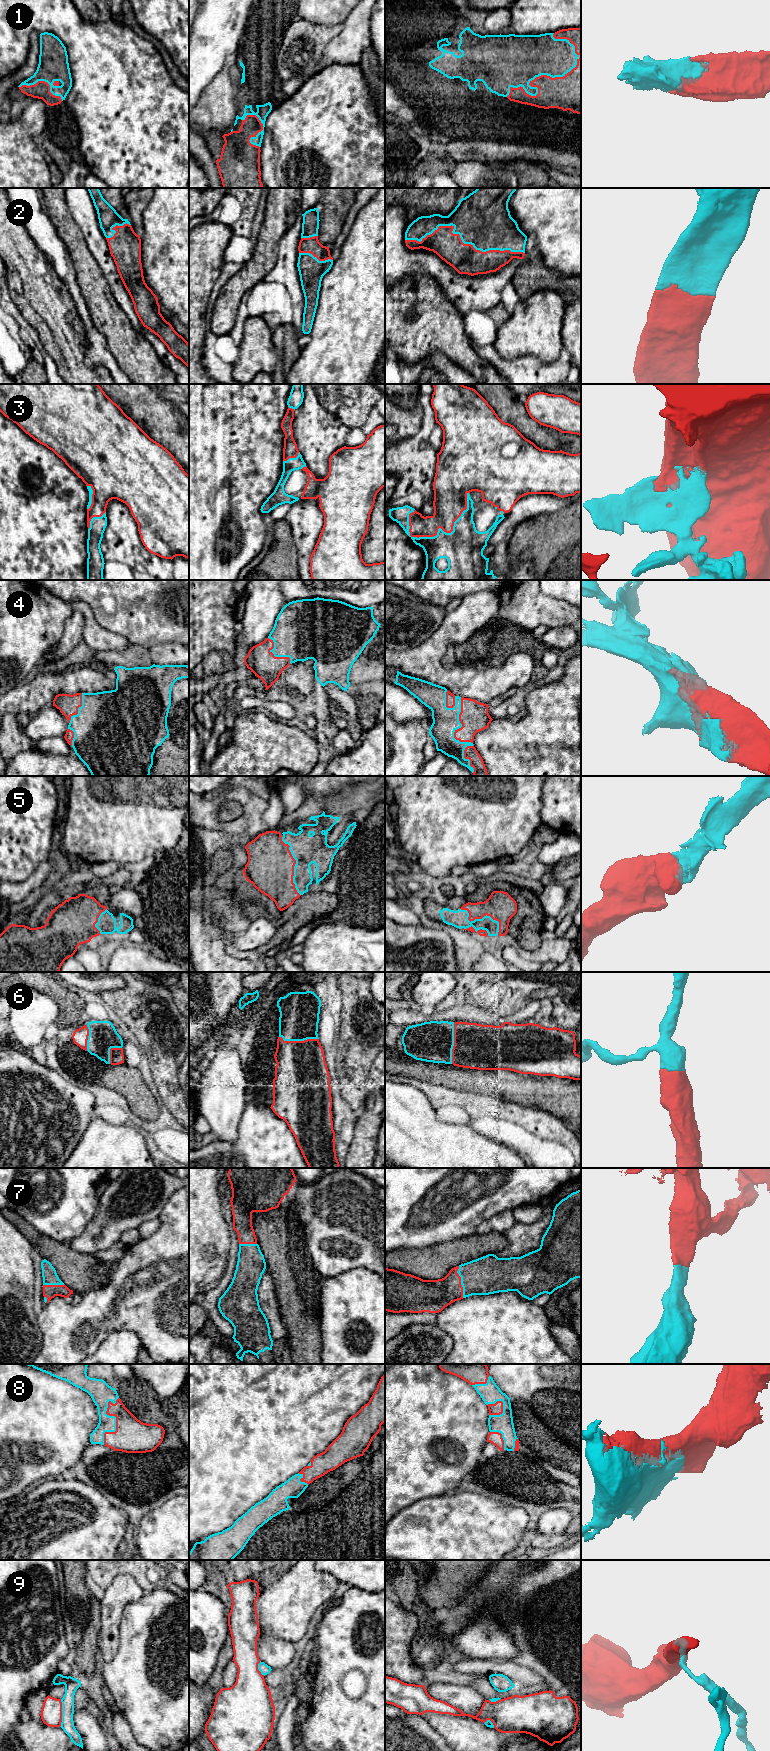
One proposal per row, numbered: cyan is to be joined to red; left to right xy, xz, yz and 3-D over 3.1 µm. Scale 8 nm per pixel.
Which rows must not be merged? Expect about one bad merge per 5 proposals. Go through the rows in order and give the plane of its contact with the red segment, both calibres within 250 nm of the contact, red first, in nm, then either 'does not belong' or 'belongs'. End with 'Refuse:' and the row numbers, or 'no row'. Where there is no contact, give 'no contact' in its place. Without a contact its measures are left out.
1: yz | 260/420 nm | belongs
2: yz | 240/440 nm | belongs
3: yz | 260/320 nm | belongs
4: yz | 240/200 nm | belongs
5: xz | 380/240 nm | belongs
6: yz | 360/320 nm | belongs
7: yz | 260/300 nm | belongs
8: xy | 280/180 nm | belongs
9: xy | 180/110 nm | does not belong
Refuse: 9

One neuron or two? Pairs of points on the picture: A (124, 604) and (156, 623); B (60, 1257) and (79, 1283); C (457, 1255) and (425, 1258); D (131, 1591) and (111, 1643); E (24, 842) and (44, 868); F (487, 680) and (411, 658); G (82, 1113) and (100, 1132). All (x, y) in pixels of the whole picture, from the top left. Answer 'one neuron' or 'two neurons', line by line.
A: one neuron
B: one neuron
C: one neuron
D: one neuron
E: two neurons
F: one neuron
G: two neurons

